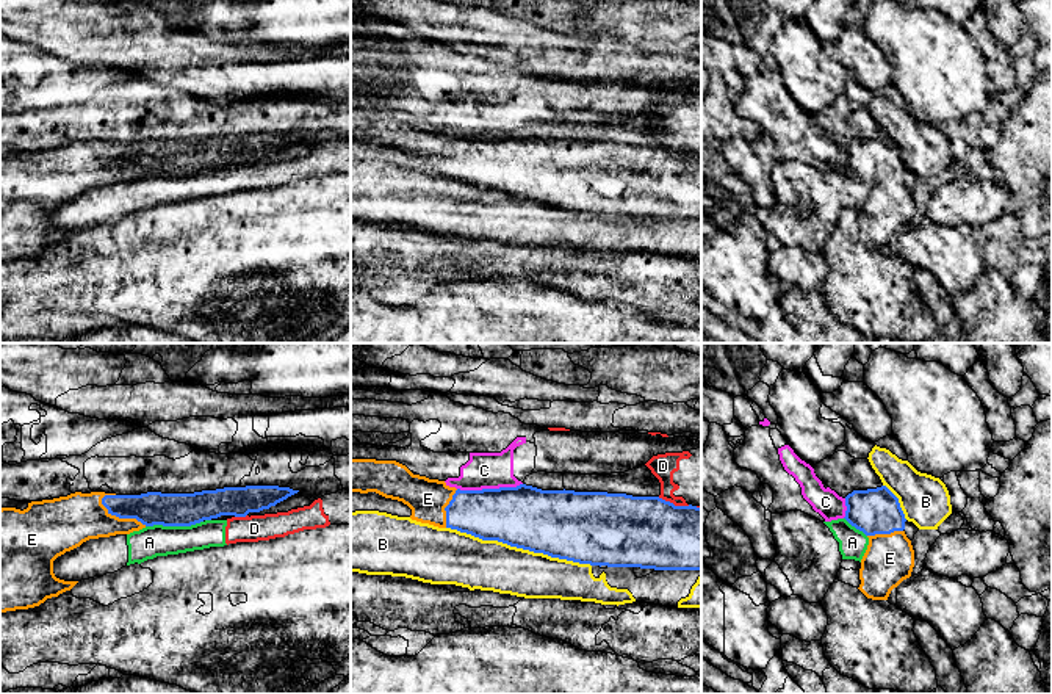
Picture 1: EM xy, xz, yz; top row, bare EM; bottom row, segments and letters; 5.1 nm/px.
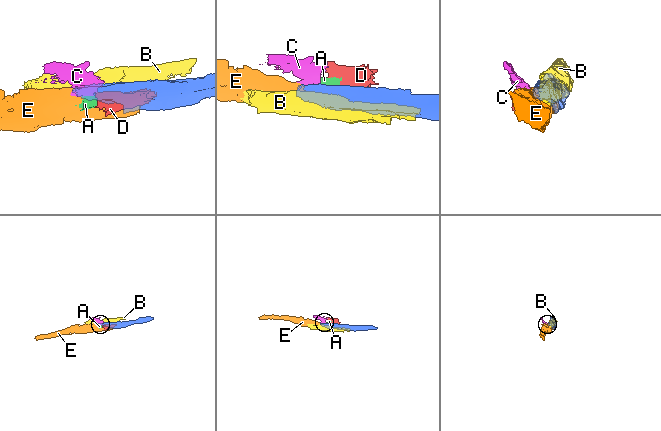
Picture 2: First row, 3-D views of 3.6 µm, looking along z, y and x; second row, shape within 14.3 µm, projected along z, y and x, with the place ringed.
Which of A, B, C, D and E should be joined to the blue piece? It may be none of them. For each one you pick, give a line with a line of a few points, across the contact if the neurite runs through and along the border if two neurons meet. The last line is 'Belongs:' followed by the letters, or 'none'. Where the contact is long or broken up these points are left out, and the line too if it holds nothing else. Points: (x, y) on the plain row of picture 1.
Belongs: E

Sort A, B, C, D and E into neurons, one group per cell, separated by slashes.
A D / B / C / E

